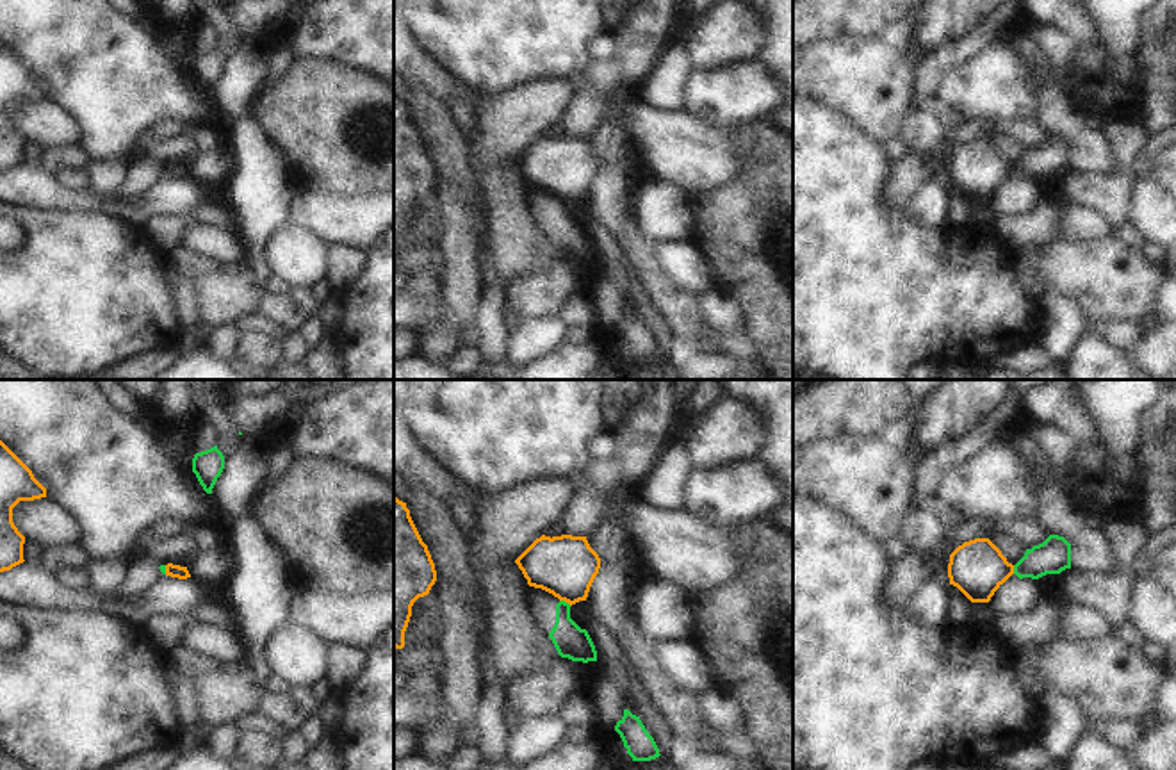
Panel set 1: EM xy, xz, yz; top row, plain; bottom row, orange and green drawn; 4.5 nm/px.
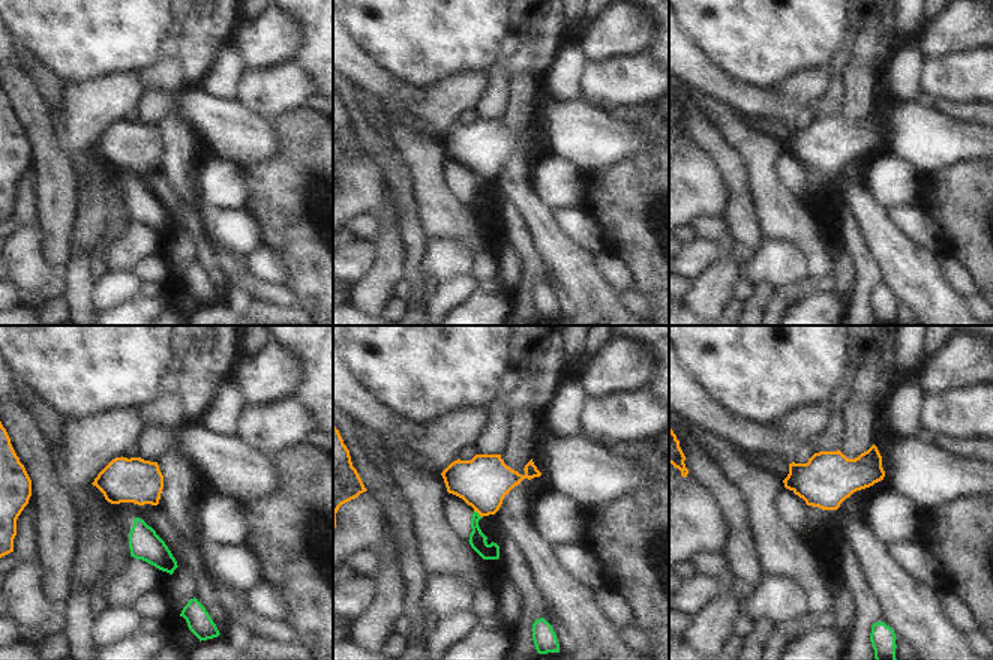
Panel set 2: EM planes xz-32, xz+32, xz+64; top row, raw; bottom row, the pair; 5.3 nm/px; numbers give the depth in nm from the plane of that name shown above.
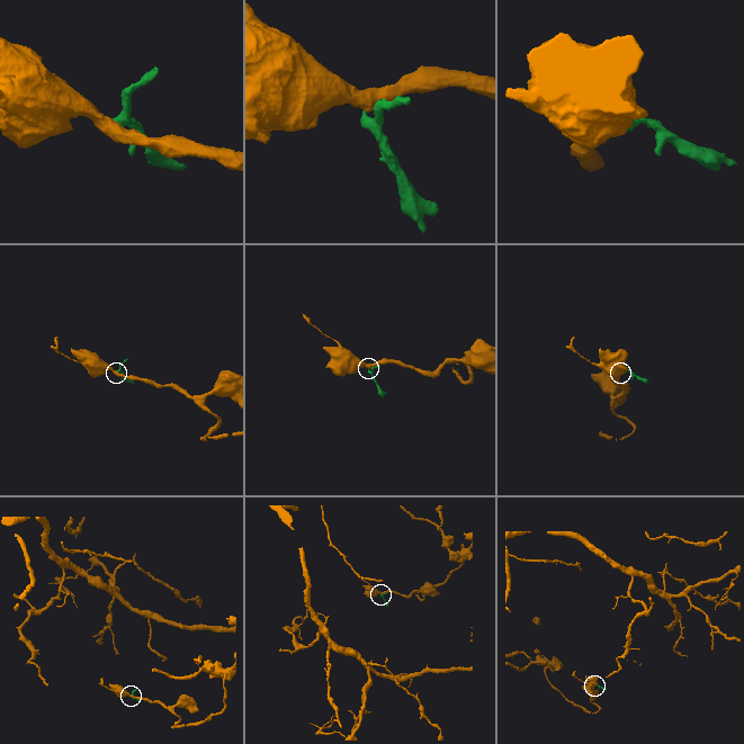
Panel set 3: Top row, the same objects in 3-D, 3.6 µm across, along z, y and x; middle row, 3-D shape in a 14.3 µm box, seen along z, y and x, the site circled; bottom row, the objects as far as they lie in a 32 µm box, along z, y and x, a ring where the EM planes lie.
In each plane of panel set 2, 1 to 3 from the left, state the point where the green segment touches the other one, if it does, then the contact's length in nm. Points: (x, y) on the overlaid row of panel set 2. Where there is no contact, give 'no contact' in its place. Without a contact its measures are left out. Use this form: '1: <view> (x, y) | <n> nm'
1: no contact
2: xz+32 (479, 513) | 60 nm
3: no contact

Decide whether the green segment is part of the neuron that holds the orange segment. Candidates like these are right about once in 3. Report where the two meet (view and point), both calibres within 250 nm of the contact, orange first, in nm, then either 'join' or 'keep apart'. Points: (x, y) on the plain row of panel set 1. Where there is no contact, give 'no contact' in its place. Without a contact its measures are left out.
xz (565, 202) | 280/150 nm | keep apart

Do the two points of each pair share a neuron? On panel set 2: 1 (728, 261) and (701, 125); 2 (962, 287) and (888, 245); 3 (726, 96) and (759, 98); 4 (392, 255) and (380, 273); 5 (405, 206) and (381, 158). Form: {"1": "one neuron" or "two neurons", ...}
{"1": "two neurons", "2": "two neurons", "3": "one neuron", "4": "one neuron", "5": "one neuron"}

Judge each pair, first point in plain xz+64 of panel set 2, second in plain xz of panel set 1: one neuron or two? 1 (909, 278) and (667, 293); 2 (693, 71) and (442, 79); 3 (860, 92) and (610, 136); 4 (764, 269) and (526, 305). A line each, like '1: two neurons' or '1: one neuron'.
1: one neuron
2: one neuron
3: one neuron
4: one neuron

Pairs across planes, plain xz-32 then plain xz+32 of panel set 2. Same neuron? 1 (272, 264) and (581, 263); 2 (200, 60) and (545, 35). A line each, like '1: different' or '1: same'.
1: different
2: same

